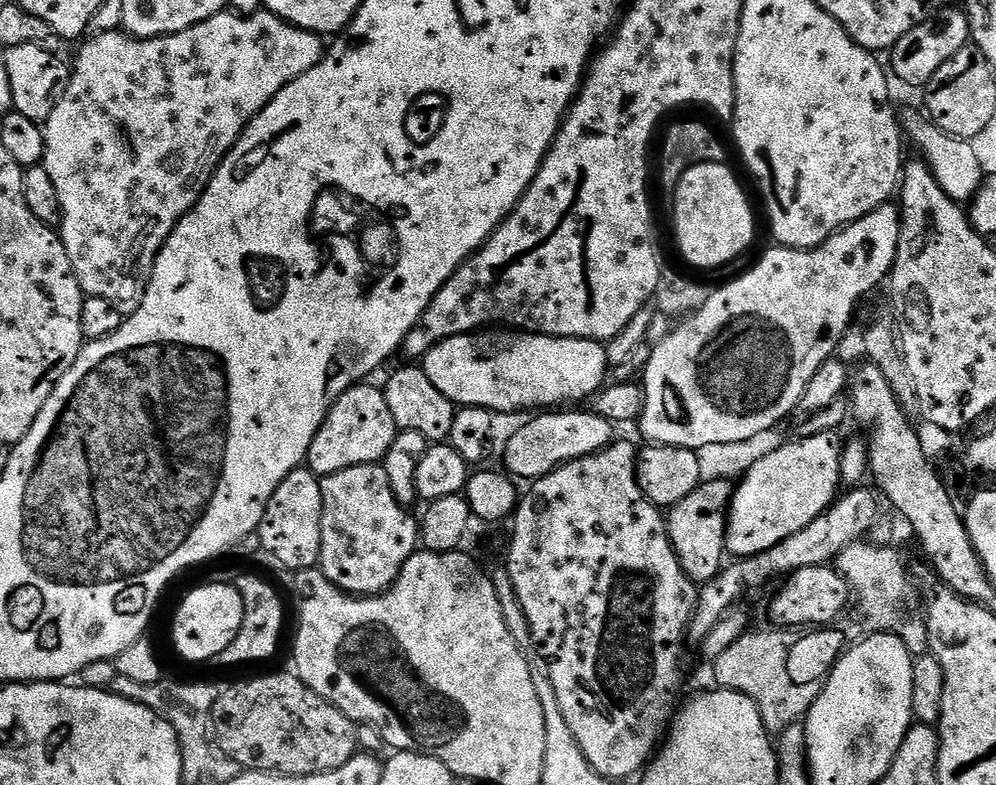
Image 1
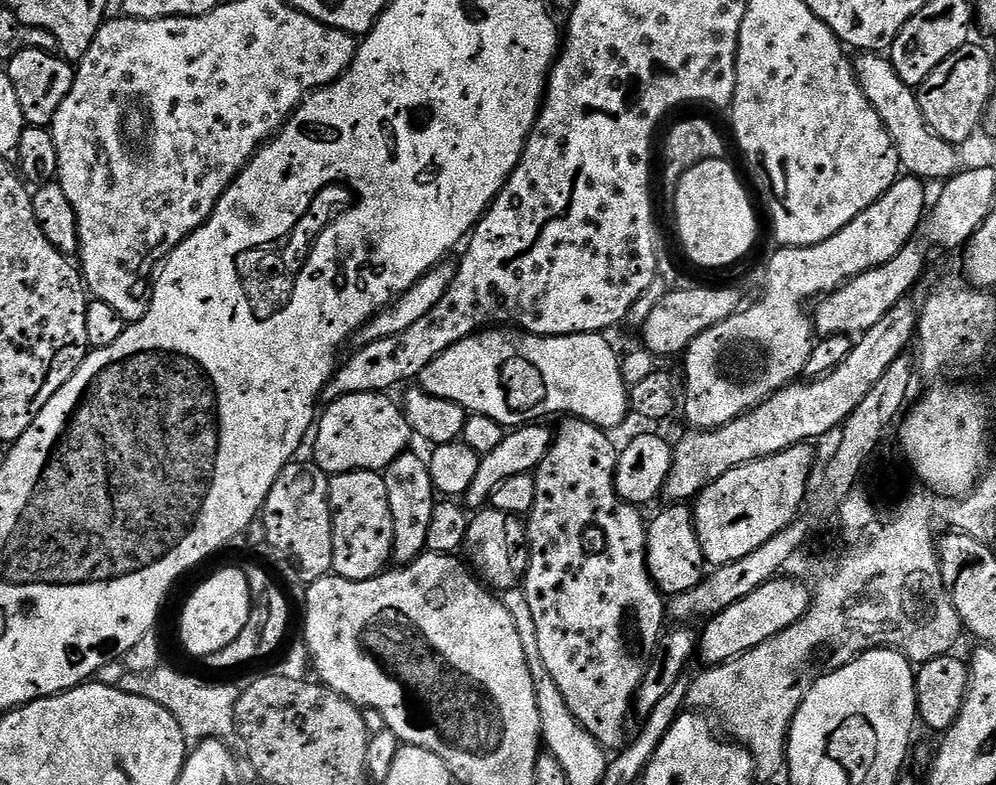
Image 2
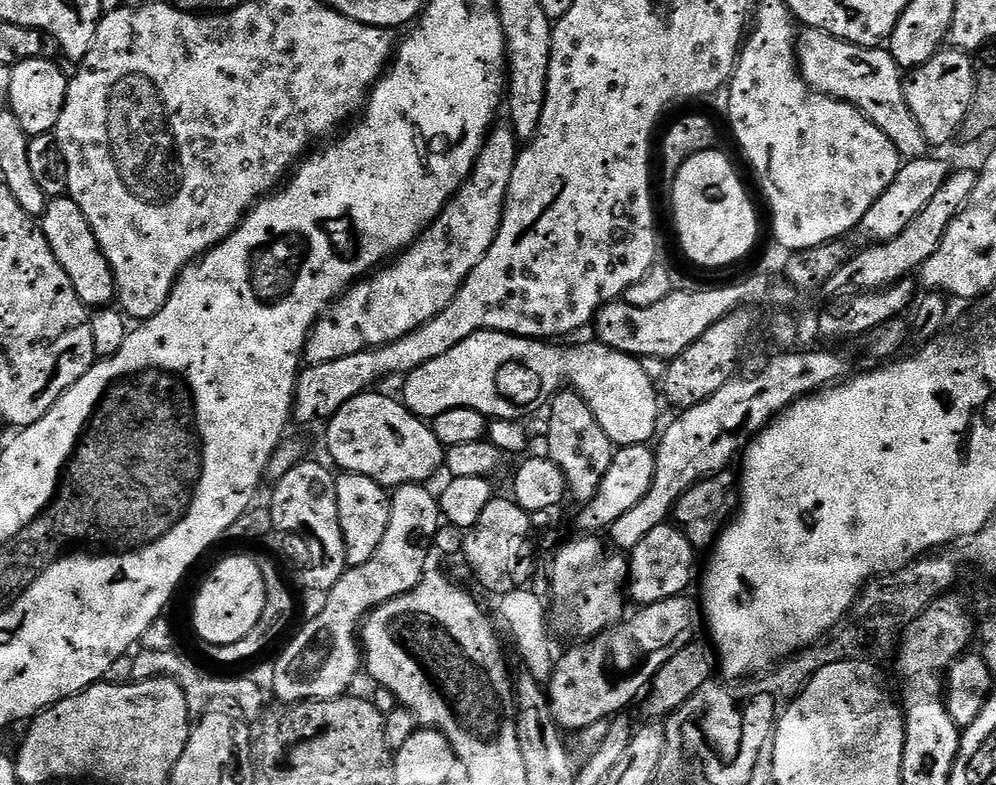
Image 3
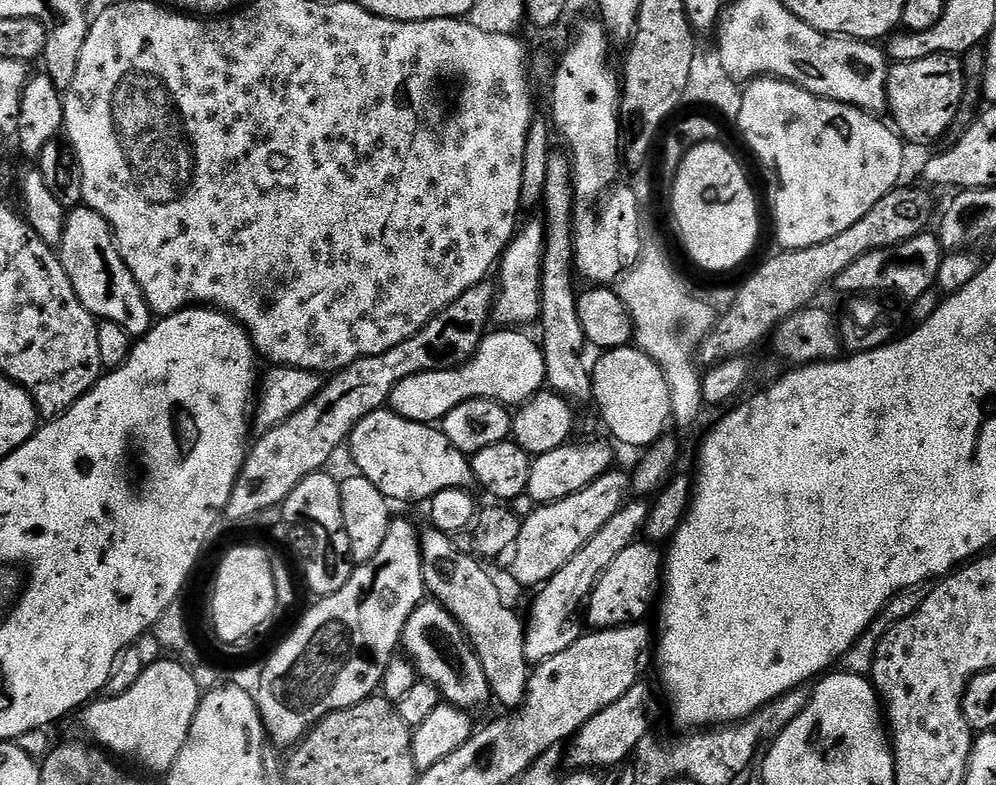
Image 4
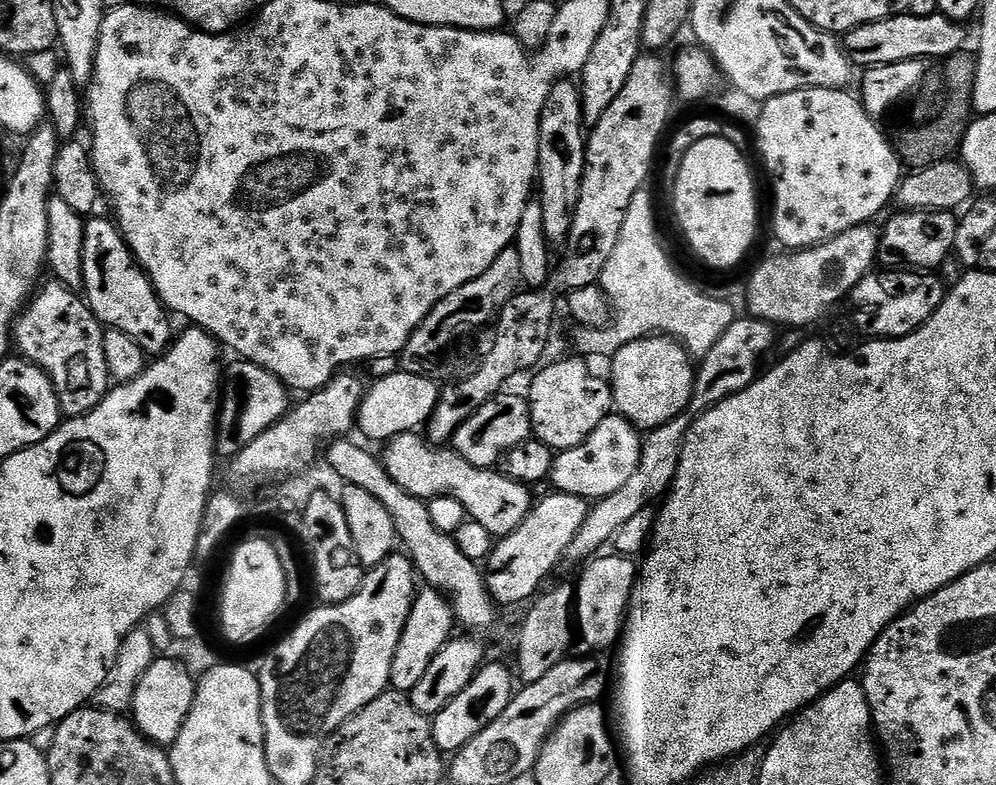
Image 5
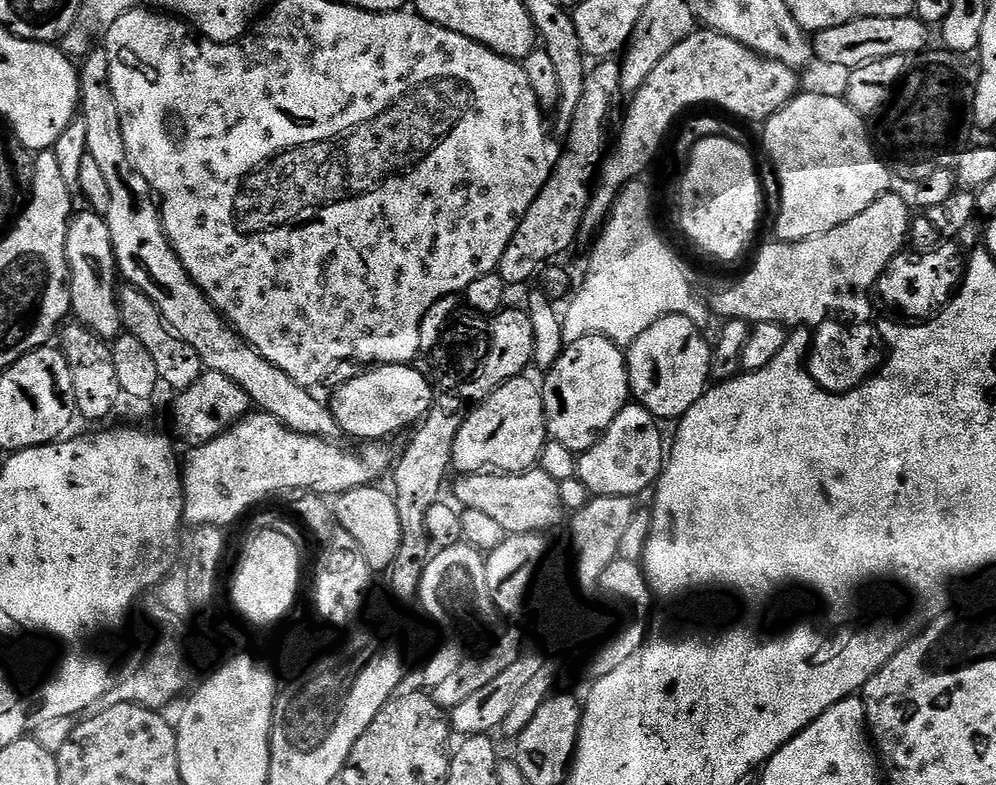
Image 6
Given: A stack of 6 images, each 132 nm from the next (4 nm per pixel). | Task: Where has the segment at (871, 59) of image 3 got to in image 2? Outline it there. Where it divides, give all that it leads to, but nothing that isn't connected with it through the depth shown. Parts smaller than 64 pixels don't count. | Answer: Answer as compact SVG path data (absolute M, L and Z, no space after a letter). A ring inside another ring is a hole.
M865 52L855 57L854 67L860 88L866 94L870 106L878 110L898 150L901 169L907 175L925 182L931 182L931 180L943 182L956 175L958 165L955 147L932 133L926 118L922 118L922 110L918 106L918 98L914 89L906 82L902 82L902 78L898 78L891 59L874 52Z

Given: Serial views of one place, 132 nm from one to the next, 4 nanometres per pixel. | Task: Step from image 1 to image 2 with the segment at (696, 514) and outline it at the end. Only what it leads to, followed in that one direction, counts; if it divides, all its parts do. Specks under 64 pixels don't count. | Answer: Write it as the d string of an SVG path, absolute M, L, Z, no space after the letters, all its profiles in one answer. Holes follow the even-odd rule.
M672 502L667 507L648 524L648 569L661 593L674 597L699 586L706 576L706 561L692 521L693 509L684 502Z

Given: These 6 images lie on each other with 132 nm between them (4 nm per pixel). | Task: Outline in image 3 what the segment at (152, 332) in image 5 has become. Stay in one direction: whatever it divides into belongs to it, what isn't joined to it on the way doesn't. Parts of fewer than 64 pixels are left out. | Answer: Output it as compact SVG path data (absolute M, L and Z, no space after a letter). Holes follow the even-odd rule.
M69 195L49 199L44 215L39 217L38 223L44 231L46 242L50 242L50 250L54 250L54 258L58 258L58 266L66 270L70 286L74 286L74 294L78 294L78 298L82 298L82 302L90 310L109 307L116 300L114 274L78 202L74 202Z

